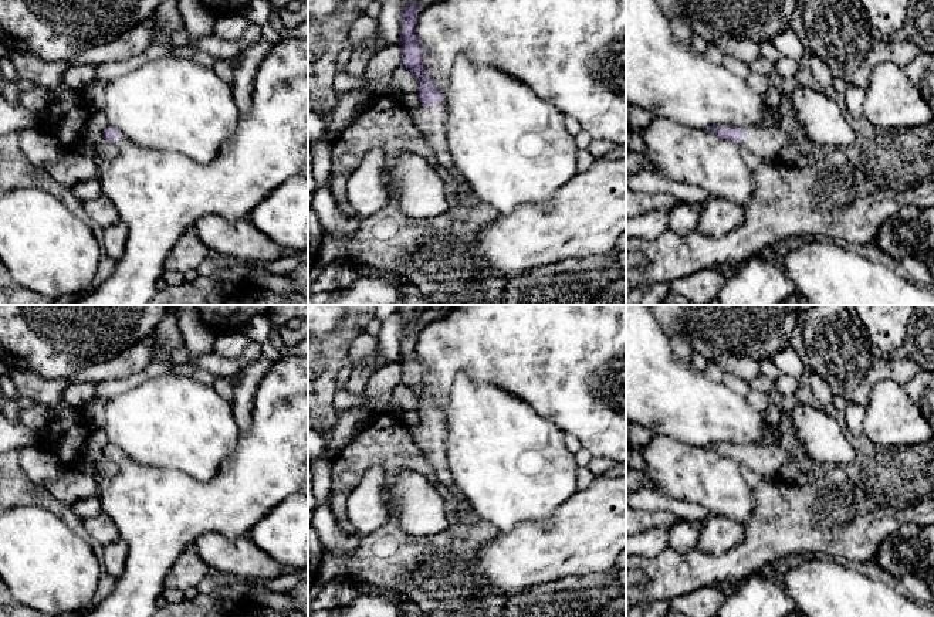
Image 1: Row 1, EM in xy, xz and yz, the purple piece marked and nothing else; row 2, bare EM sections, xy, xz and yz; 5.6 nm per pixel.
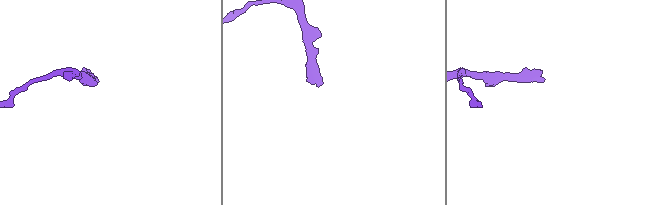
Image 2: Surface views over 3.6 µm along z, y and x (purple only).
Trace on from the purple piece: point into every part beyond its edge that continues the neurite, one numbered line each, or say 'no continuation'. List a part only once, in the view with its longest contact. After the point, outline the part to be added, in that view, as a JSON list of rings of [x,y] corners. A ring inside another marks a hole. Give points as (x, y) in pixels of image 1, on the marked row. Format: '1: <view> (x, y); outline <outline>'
1: xz (430, 121); outline [[[440,99],[429,106],[417,108],[416,113],[412,115],[412,121],[433,148],[437,163],[457,182],[457,201],[464,207],[476,207],[478,199],[463,174],[456,169],[449,153],[446,140],[446,106],[443,101]]]

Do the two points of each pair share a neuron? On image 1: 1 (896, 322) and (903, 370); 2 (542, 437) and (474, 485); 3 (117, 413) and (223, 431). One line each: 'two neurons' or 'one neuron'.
1: two neurons
2: one neuron
3: one neuron

